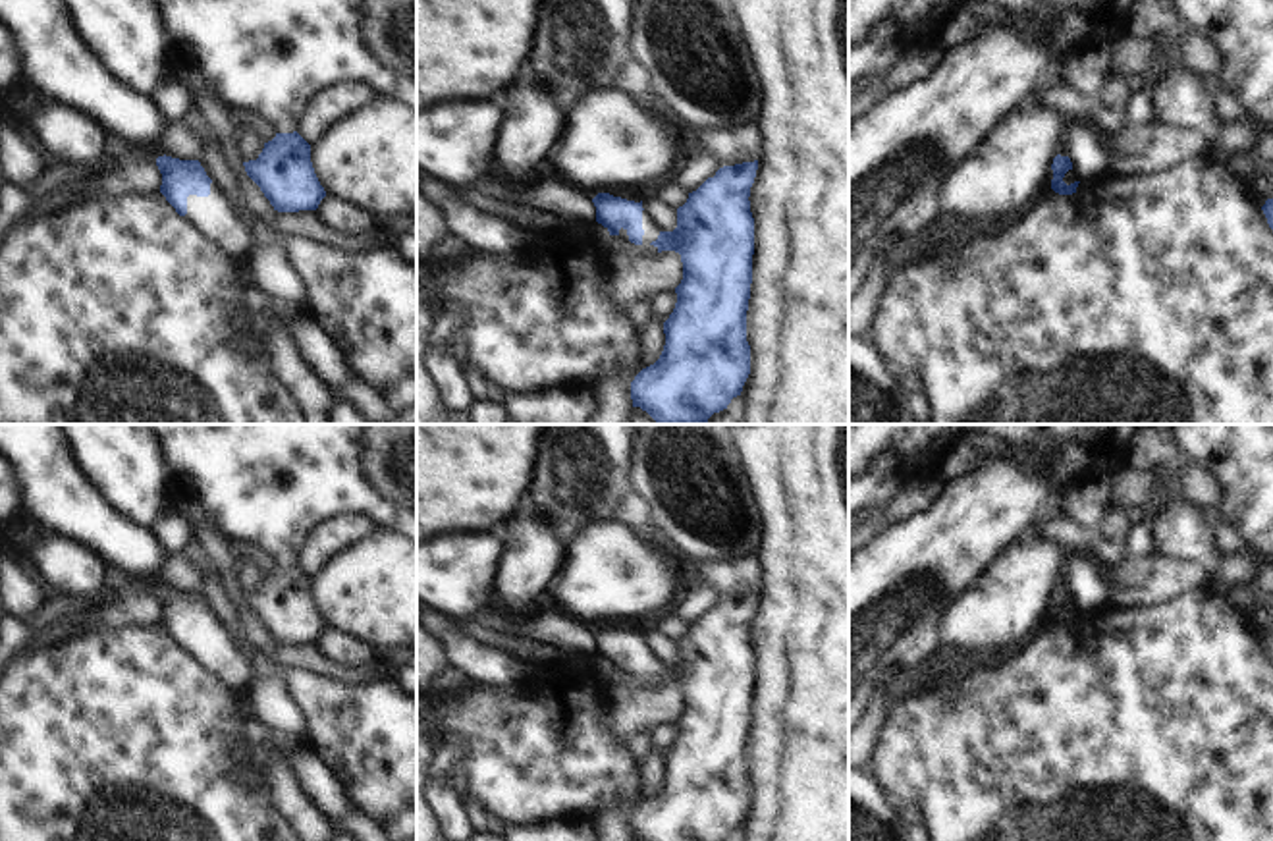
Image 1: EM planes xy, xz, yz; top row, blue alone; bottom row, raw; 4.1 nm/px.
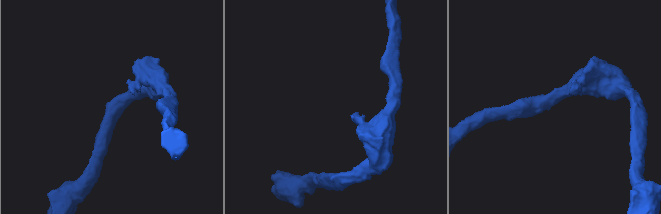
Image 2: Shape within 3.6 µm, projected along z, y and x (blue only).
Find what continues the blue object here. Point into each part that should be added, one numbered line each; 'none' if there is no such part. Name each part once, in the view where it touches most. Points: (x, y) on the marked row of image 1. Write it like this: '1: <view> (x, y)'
none

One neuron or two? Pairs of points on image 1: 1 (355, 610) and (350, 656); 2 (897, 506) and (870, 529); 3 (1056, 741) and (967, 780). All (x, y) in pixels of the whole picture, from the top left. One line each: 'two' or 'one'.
1: two
2: one
3: one

